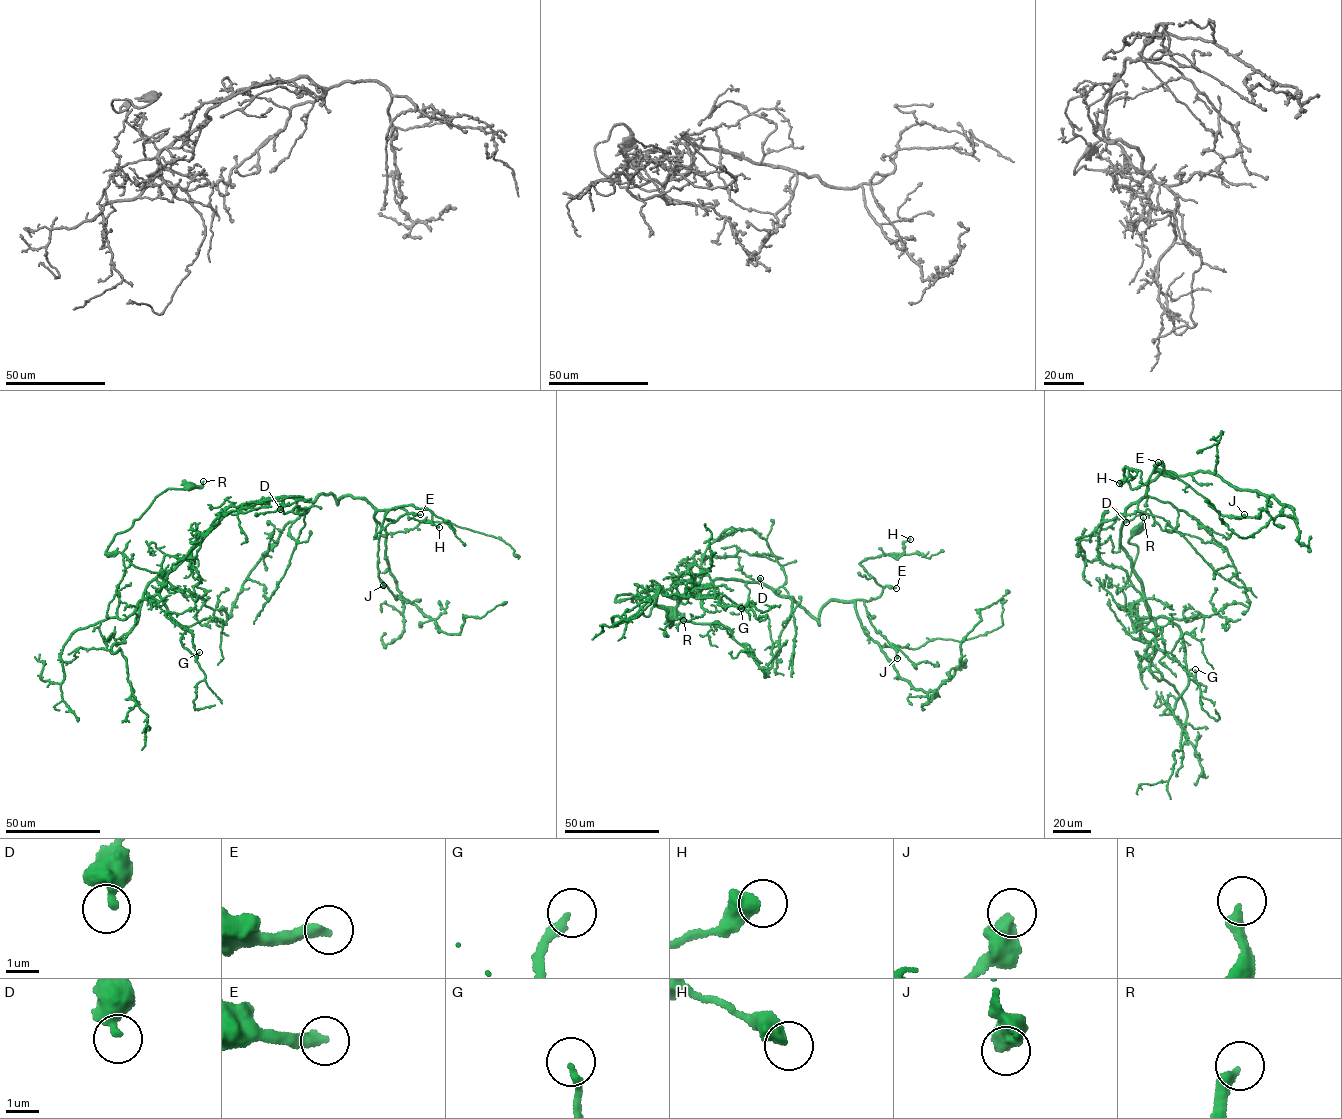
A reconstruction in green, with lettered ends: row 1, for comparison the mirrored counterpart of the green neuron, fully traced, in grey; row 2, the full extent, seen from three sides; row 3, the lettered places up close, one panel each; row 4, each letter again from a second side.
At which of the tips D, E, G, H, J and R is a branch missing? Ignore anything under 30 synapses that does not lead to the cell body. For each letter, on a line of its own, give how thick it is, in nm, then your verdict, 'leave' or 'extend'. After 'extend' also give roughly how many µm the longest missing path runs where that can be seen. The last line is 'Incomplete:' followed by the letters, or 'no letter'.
D: 400 nm | leave
E: 360 nm | extend | 80 µm
G: 240 nm | leave
H: 500 nm | leave
J: 550 nm | leave
R: 340 nm | leave
Incomplete: E

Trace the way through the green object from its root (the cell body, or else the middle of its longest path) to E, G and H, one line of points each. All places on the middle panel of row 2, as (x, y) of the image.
E: (670, 613), (615, 598), (733, 579), (819, 625), (831, 600), (896, 588)
G: (670, 613), (655, 605), (645, 616), (632, 594), (615, 598), (647, 590), (678, 601), (685, 593), (741, 608)
H: (670, 613), (615, 598), (733, 579), (819, 625), (831, 600), (878, 597), (859, 564), (910, 539)

